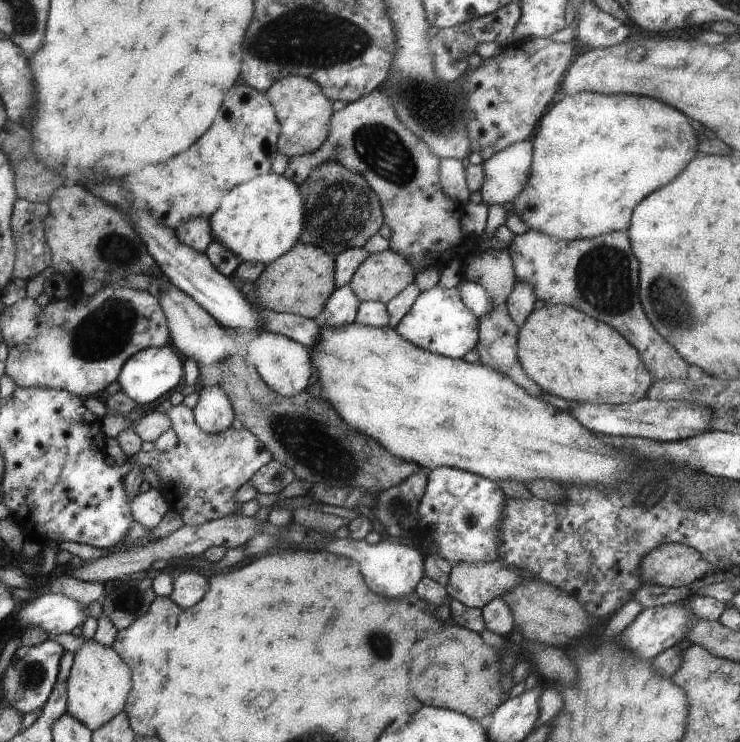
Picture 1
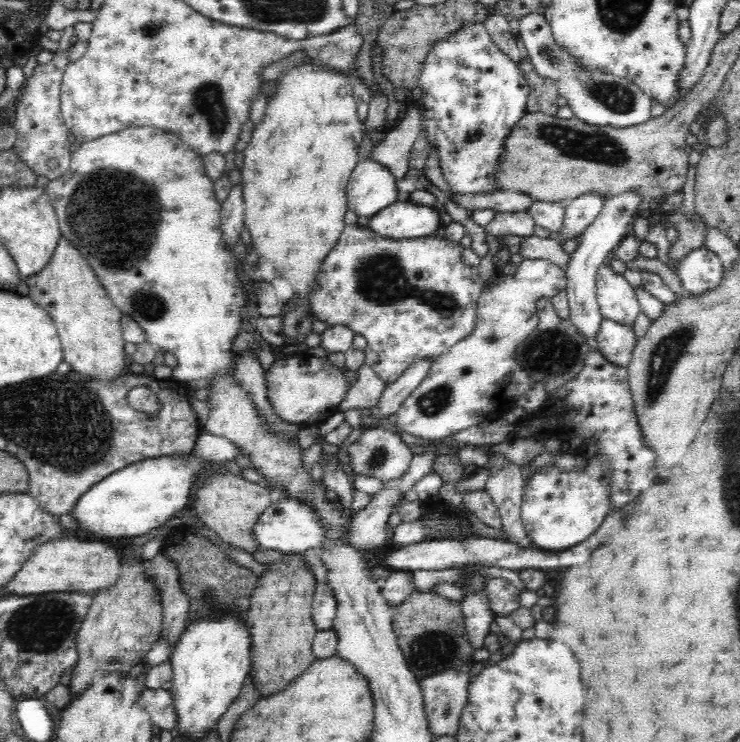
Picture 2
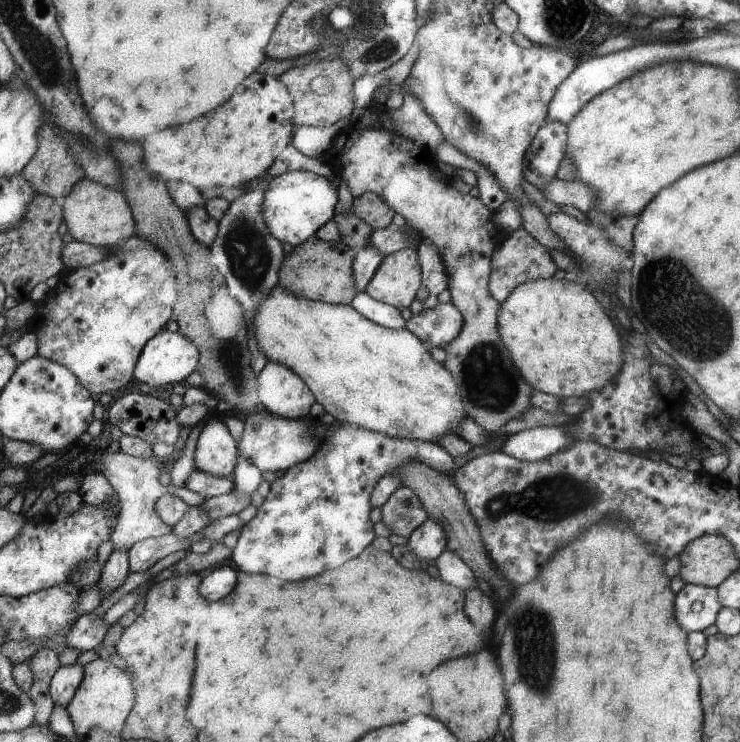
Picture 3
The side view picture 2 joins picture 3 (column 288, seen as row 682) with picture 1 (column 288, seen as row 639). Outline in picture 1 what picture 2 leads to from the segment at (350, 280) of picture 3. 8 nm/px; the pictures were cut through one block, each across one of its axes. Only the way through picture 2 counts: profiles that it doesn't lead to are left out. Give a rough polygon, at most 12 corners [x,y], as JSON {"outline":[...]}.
{"outline":[[297,242],[254,281],[267,310],[314,319],[334,258]]}

